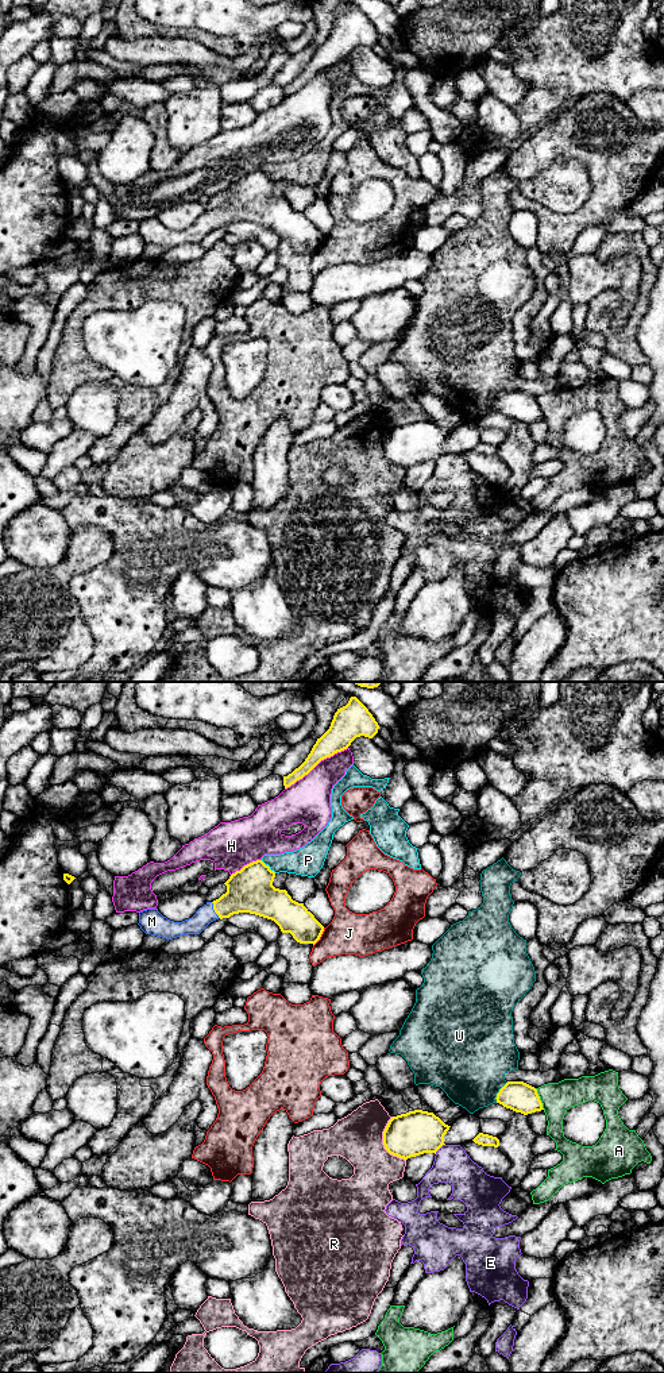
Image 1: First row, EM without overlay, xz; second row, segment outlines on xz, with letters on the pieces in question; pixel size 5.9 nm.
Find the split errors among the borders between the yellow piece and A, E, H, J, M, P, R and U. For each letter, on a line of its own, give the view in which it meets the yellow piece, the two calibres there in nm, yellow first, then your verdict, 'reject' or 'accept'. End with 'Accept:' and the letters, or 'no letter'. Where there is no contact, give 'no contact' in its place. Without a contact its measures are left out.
A: contact in xz; calibres 180 and 190 nm; reject
E: contact in xz; calibres 260 and 220 nm; reject
H: contact in xz; calibres 160 and 280 nm; reject
J: contact in xz; calibres 190 and 260 nm; reject
M: contact in xz; calibres 280 and 110 nm; accept
P: contact in xz; calibres 280 and 180 nm; reject
R: contact in xz; calibres 260 and 300 nm; reject
U: contact in xz; calibres 180 and 460 nm; reject
Accept: M

